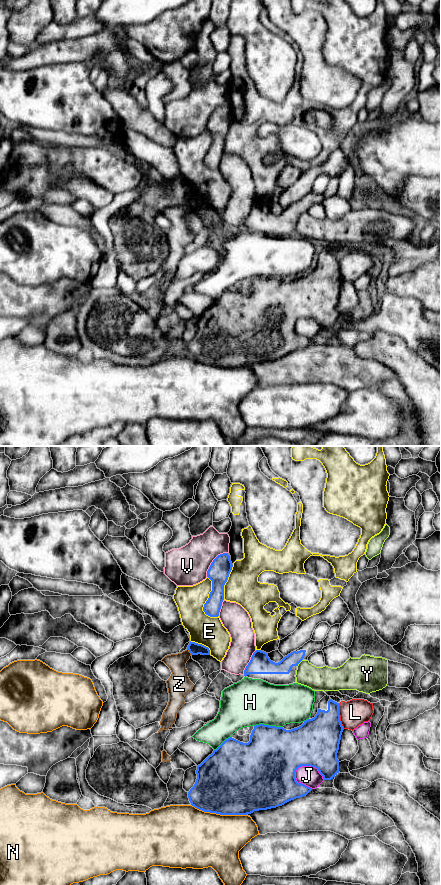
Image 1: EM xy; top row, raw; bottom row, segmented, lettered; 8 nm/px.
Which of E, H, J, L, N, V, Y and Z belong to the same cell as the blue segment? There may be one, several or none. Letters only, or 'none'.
none

